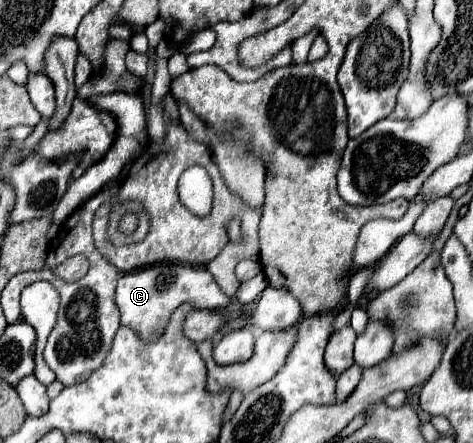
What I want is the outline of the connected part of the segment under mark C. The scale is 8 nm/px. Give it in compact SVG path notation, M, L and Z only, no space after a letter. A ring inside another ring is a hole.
M158 264L130 272L124 274L116 286L116 306L122 310L120 324L132 328L144 342L156 342L162 336L172 312L184 302L202 310L220 310L230 304L230 296L220 290L212 276L186 276L186 266L182 264Z

